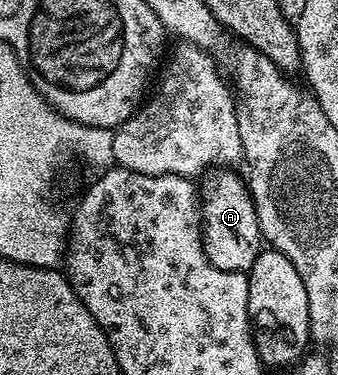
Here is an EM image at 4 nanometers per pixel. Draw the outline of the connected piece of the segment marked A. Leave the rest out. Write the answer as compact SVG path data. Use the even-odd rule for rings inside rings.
M219 168L202 179L204 180L203 186L201 182L203 251L207 253L207 259L217 268L249 272L265 239L259 227L257 208L255 201L251 199L251 191L246 181L240 175L238 178L235 172L231 168Z

